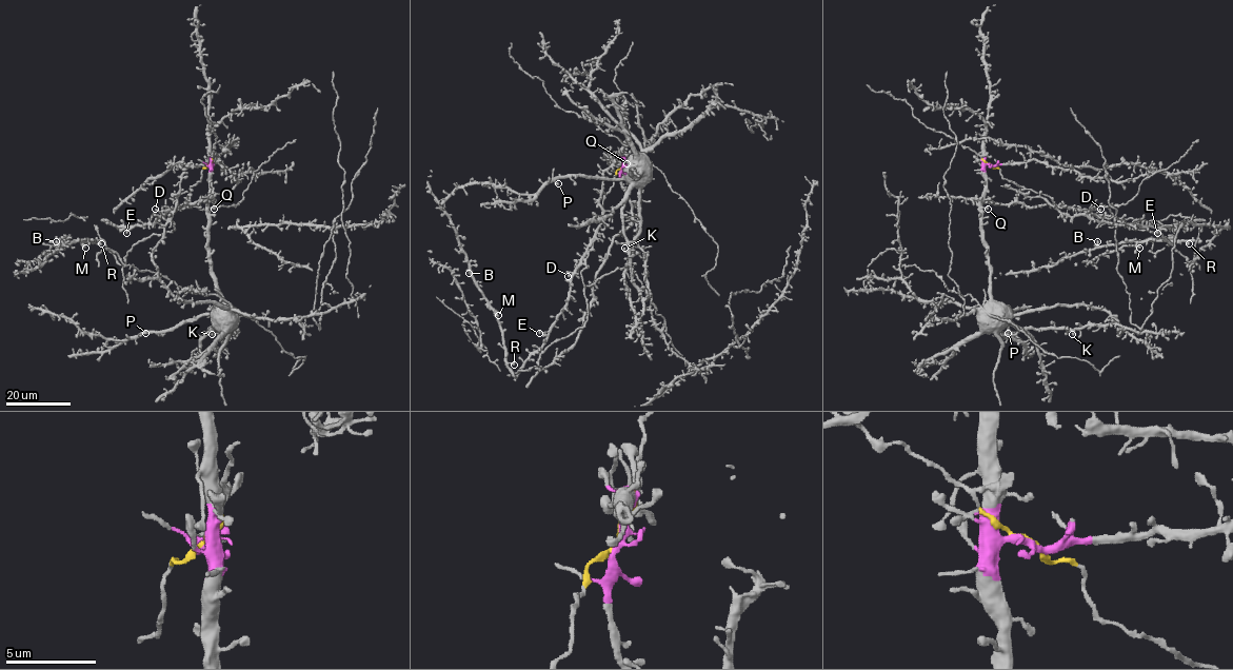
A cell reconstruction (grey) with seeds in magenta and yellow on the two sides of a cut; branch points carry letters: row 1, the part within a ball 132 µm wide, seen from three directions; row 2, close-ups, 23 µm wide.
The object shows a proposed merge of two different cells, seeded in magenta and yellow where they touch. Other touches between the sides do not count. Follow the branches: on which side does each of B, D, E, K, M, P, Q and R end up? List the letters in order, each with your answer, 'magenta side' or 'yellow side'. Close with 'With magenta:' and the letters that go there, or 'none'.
B: yellow side
D: yellow side
E: yellow side
K: magenta side
M: yellow side
P: magenta side
Q: magenta side
R: yellow side
With magenta: K, P, Q

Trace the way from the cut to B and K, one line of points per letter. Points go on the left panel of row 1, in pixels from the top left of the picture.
B: (209, 164), (181, 207), (167, 215), (175, 230), (138, 240), (124, 264), (100, 240), (60, 247), (56, 240)
K: (209, 164), (207, 257), (220, 299), (215, 308), (218, 321), (210, 329), (215, 329), (212, 331), (212, 335)

